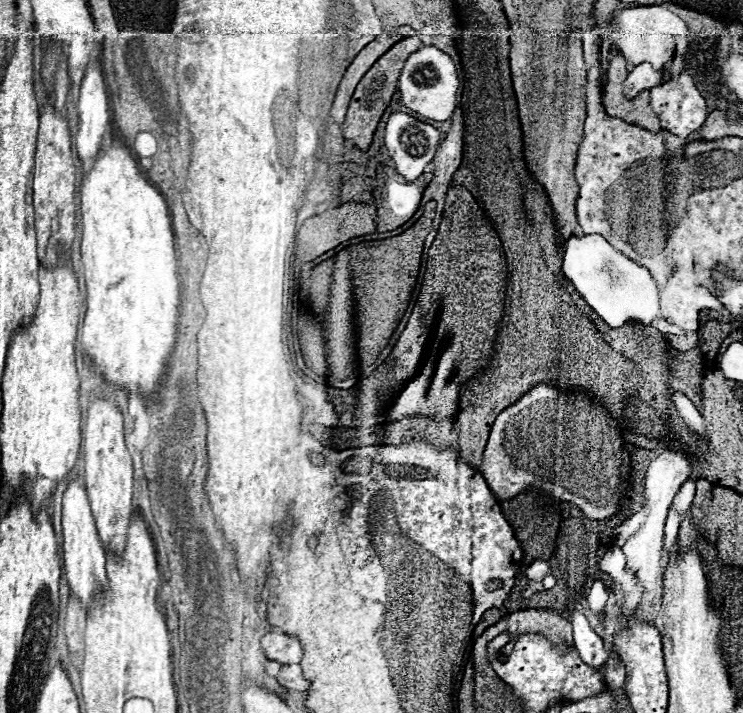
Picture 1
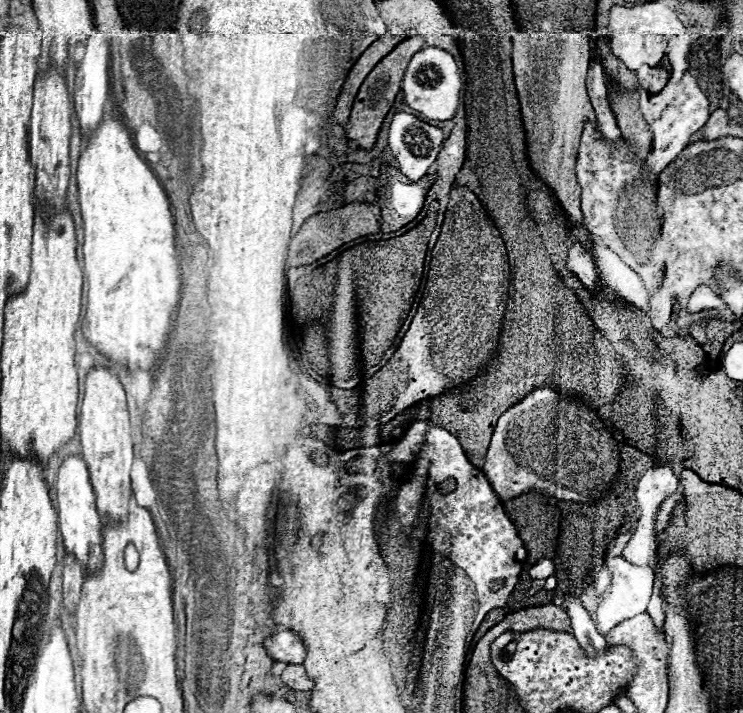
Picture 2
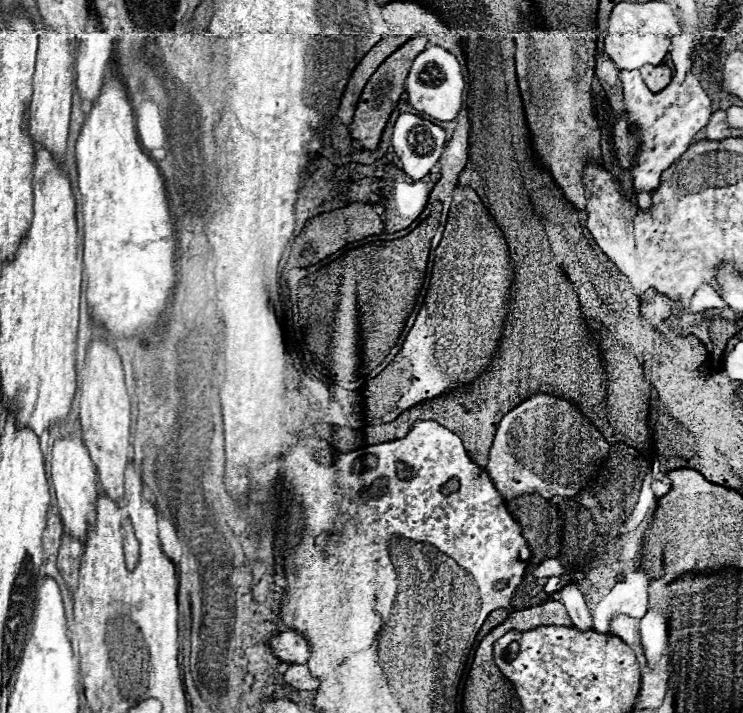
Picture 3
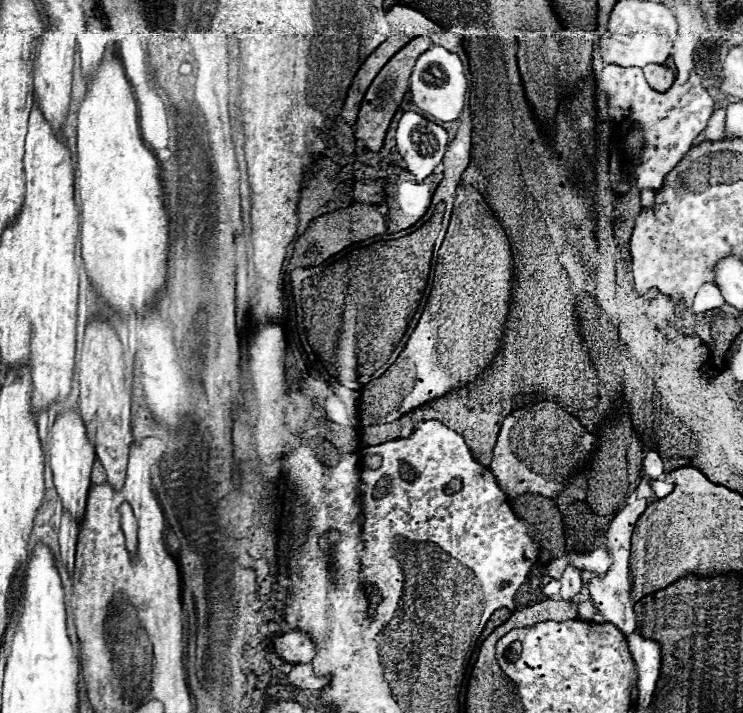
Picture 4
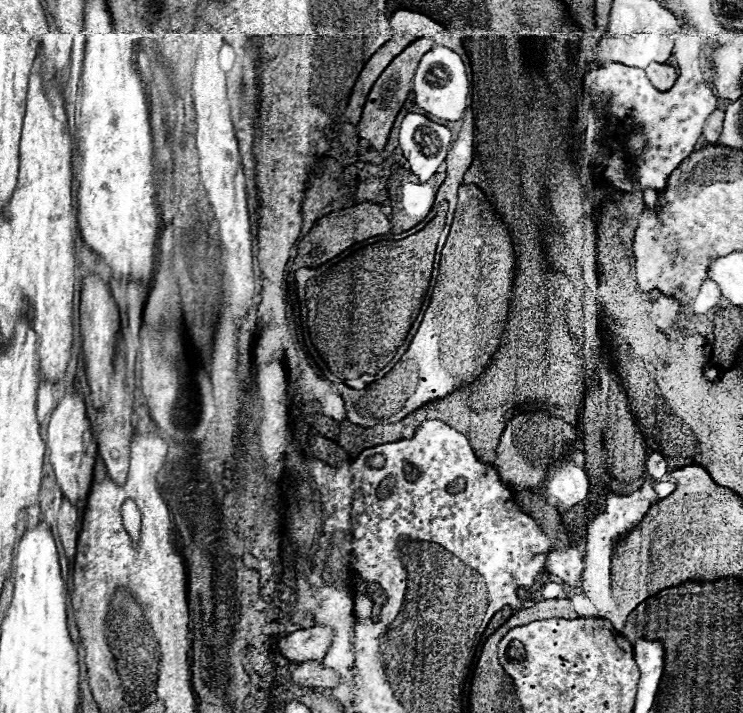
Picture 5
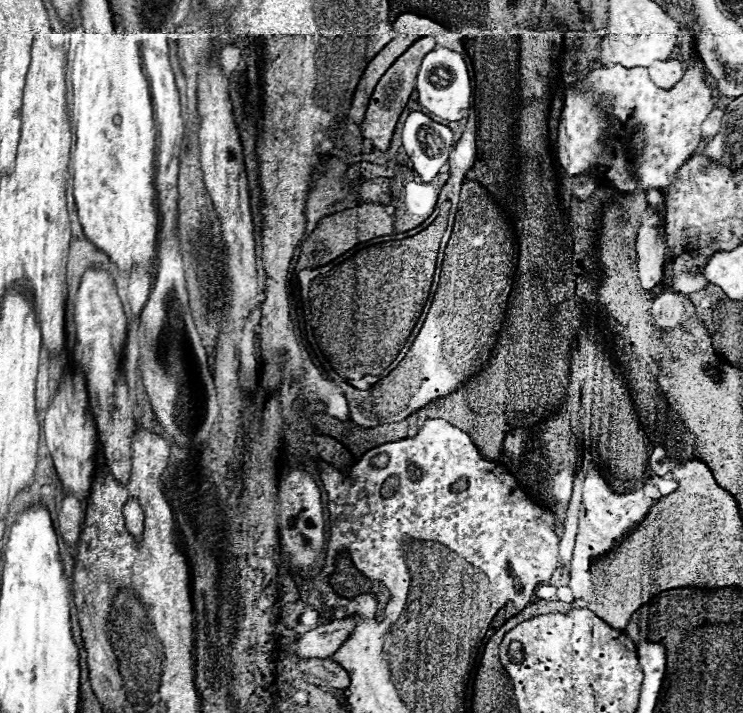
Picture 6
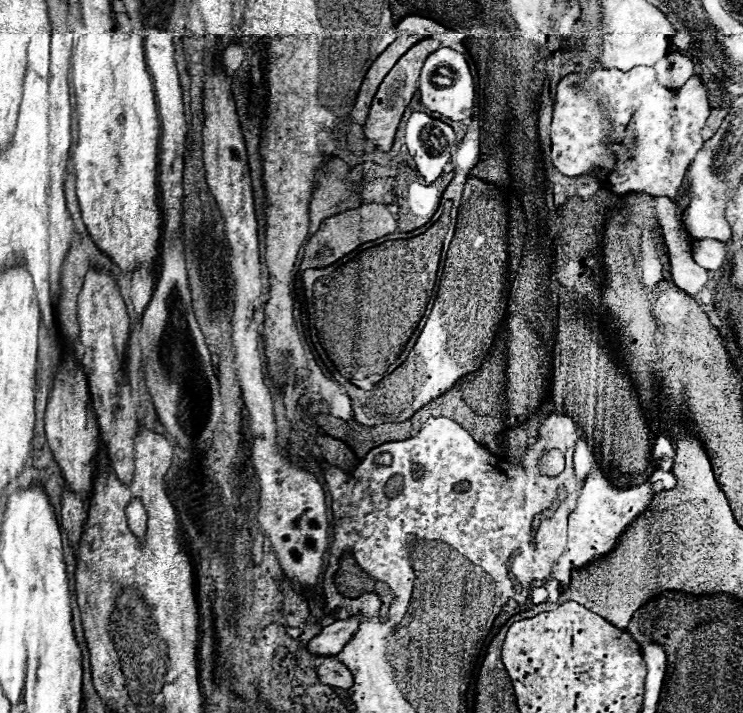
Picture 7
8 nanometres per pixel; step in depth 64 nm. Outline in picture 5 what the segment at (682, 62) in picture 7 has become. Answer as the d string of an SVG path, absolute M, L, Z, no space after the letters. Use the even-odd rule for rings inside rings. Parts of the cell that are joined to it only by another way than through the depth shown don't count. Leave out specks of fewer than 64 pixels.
M652 62L648 68L646 68L646 76L648 80L658 88L658 90L670 90L678 78L678 68L674 66L668 66L668 64L658 64L658 62Z

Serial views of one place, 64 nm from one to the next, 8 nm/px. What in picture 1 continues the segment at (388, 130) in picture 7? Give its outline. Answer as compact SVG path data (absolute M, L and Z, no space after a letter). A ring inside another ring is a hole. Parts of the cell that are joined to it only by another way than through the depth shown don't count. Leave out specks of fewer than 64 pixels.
M396 34L396 42L392 42L392 48L388 48L388 52L382 54L382 56L374 62L374 66L362 76L362 80L358 82L358 86L356 86L356 90L354 90L354 96L352 96L352 100L350 100L348 112L346 112L346 120L344 120L344 124L340 124L340 130L342 130L344 138L346 138L346 140L354 140L354 144L356 144L360 150L368 150L368 146L370 146L370 142L372 142L372 134L374 134L374 130L376 130L376 126L378 126L378 122L380 122L380 116L384 114L384 110L386 110L388 104L390 104L392 94L396 92L396 82L398 82L398 74L400 74L400 70L402 70L402 62L406 62L406 58L408 58L414 50L418 50L420 44L422 44L422 42L420 42L420 38L416 38L416 36L403 38L400 34Z

